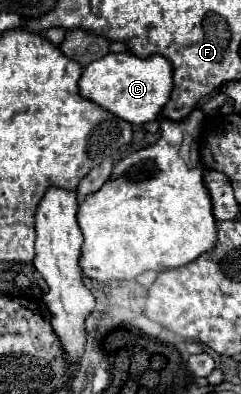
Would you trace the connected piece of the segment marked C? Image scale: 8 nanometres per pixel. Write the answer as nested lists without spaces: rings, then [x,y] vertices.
[[[127,52],[107,54],[83,68],[79,78],[79,94],[129,124],[153,122],[173,90],[171,70],[171,64],[163,56],[149,56],[141,60]]]

